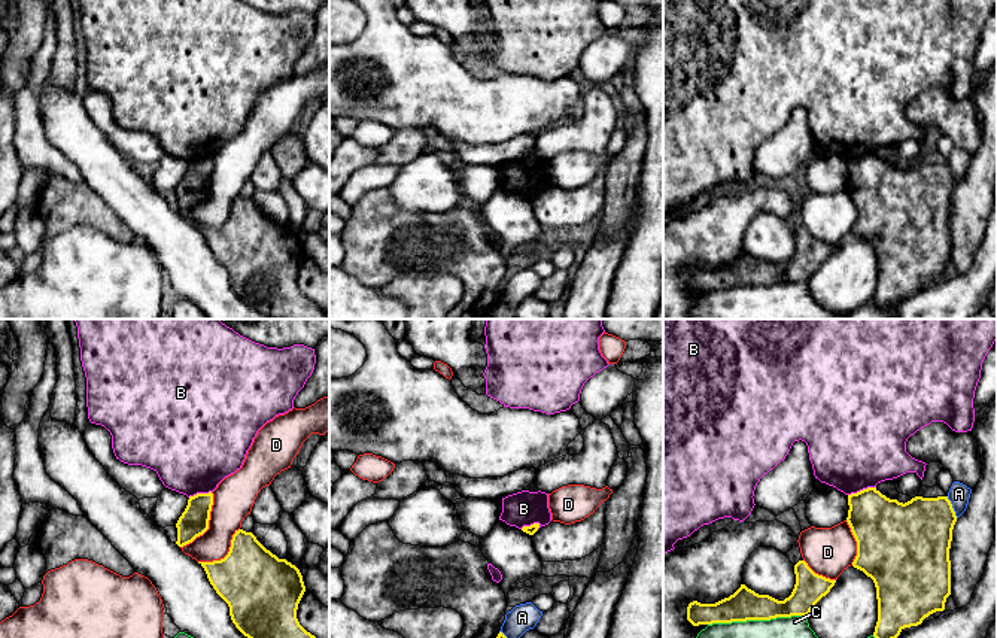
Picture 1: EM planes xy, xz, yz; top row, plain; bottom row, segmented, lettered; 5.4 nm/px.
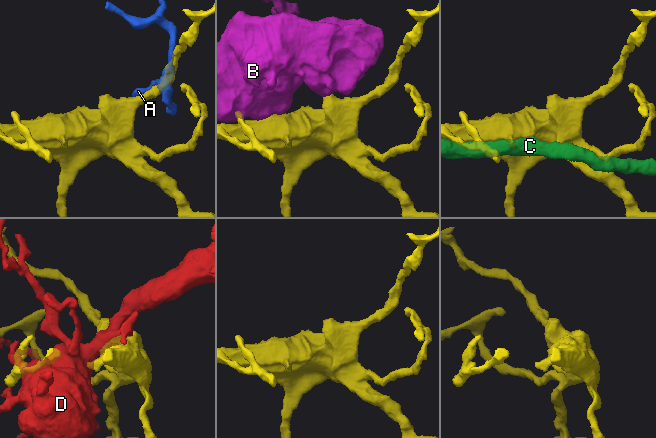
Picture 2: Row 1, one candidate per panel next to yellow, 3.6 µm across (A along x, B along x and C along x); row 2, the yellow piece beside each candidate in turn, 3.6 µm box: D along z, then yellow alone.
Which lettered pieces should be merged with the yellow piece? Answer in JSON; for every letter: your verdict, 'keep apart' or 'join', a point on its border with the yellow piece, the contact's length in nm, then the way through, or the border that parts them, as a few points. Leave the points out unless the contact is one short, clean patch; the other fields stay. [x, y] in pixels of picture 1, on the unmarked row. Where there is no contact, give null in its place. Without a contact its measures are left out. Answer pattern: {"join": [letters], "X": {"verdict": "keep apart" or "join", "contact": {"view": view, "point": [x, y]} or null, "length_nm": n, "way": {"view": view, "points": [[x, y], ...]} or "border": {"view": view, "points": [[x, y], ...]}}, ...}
{"join": [], "A": {"verdict": "keep apart", "contact": {"view": "yz", "point": [951, 173]}, "length_nm": 130}, "B": {"verdict": "keep apart", "contact": {"view": "yz", "point": [863, 155]}, "length_nm": 160}, "C": {"verdict": "keep apart", "contact": {"view": "yz", "point": [756, 285]}, "length_nm": 550}, "D": {"verdict": "keep apart", "contact": {"view": "xy", "point": [207, 190]}, "length_nm": 340}}

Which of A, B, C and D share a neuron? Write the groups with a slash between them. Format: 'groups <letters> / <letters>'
groups A / B / C / D

